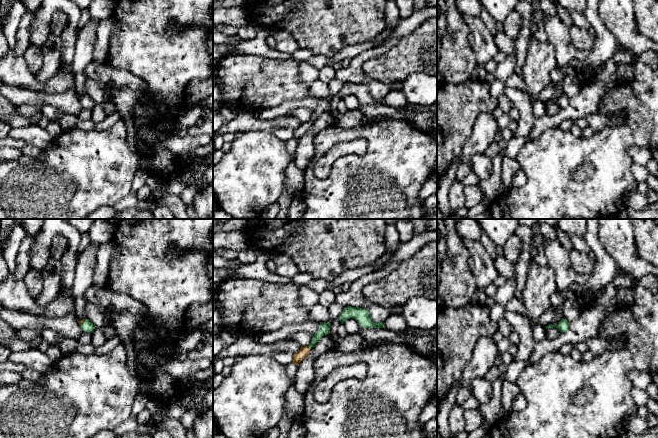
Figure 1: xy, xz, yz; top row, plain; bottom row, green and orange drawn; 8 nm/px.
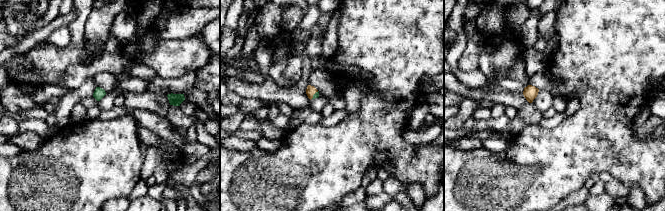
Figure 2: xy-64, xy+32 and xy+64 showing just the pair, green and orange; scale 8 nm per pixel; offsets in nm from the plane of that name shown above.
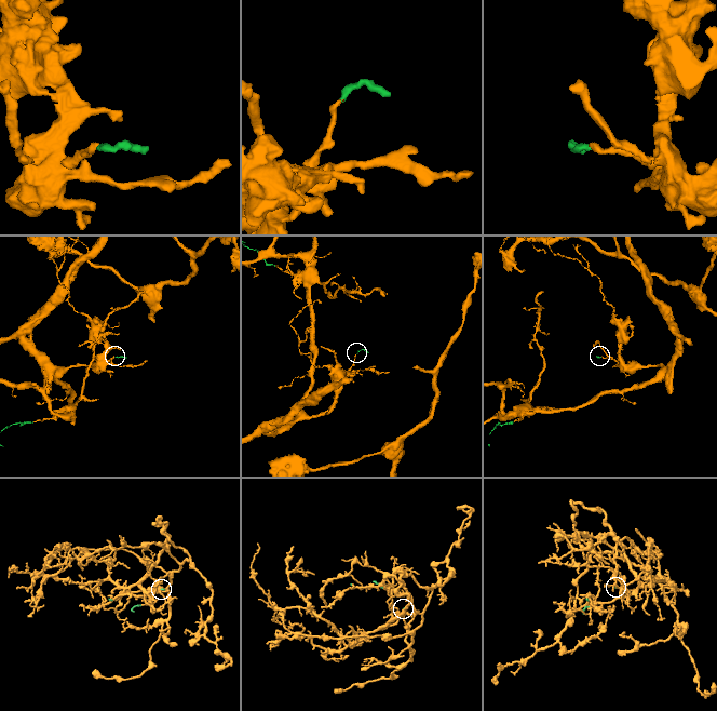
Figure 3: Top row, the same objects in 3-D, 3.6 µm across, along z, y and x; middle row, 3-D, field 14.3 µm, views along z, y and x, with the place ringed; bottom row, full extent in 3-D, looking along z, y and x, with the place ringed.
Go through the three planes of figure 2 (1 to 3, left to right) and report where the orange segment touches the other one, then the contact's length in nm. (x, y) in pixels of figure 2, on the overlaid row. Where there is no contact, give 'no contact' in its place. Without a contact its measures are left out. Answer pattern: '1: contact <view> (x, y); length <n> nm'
1: no contact
2: contact xy+32 (314, 94); length 90 nm
3: no contact

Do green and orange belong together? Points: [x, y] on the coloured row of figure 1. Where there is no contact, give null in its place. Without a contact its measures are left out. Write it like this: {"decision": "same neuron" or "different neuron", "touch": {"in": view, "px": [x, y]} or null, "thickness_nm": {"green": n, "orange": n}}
{"decision": "different neuron", "touch": {"in": "xz", "px": [309, 347]}, "thickness_nm": {"green": 90, "orange": 80}}

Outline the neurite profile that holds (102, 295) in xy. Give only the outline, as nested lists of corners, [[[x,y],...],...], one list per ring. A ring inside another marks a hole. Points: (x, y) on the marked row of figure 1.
[[[92,285],[85,296],[86,302],[98,304],[105,308],[118,311],[129,311],[136,315],[144,315],[147,307],[127,294],[117,293],[108,286]]]

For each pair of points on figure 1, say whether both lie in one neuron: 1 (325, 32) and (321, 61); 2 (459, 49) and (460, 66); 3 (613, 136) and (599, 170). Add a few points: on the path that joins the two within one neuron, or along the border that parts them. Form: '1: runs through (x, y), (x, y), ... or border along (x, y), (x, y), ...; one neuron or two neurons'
1: border along (313, 54), (323, 54), (328, 58); two neurons
2: runs through (459, 53), (459, 62); one neuron
3: runs through (611, 144), (601, 162); one neuron

